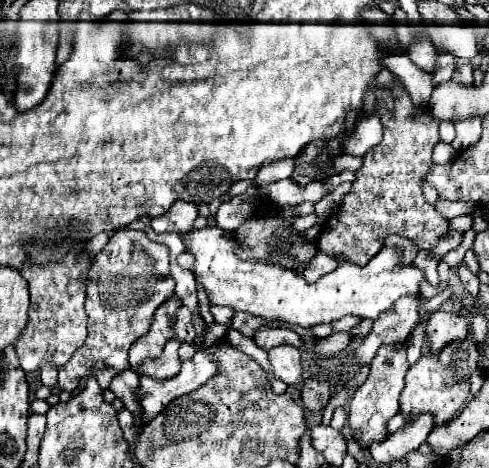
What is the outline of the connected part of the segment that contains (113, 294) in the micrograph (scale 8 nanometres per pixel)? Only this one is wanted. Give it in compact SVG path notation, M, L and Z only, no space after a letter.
M125 229L123 235L125 235L123 241L127 241L127 261L123 261L123 259L117 261L113 257L109 259L109 257L105 257L105 253L99 253L93 259L93 265L99 265L97 271L107 273L107 275L87 275L87 279L85 279L85 293L87 293L85 309L87 309L87 317L89 317L89 323L87 323L89 335L87 335L81 351L75 351L73 357L65 365L57 367L57 371L59 371L57 385L65 391L77 389L77 379L85 377L97 361L103 361L105 367L115 369L115 373L127 371L129 369L129 355L127 353L129 353L131 345L147 333L147 329L151 327L151 321L153 321L153 313L159 309L159 305L163 305L169 297L173 297L175 281L173 281L171 271L169 271L169 247L163 243L151 241L145 231Z

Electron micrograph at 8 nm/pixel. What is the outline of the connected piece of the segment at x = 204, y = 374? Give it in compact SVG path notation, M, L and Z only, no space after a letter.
M219 347L199 349L195 357L183 361L181 371L169 379L141 377L139 401L143 401L143 423L151 421L151 417L155 417L173 399L195 391L199 385L205 385L219 369L219 363L213 359L217 349Z

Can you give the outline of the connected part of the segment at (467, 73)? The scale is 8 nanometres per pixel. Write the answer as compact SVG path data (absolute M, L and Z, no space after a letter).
M459 59L457 71L453 73L453 81L461 83L461 85L473 85L473 69L471 69L469 65L471 65L469 61L463 61L463 59Z

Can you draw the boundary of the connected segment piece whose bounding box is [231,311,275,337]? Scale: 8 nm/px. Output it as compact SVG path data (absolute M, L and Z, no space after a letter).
M235 311L233 319L231 319L231 327L237 329L239 333L247 335L247 337L253 337L257 333L257 329L261 329L261 327L271 327L271 325L275 325L275 321L271 323L271 321L265 321L259 315L245 313L245 311Z

